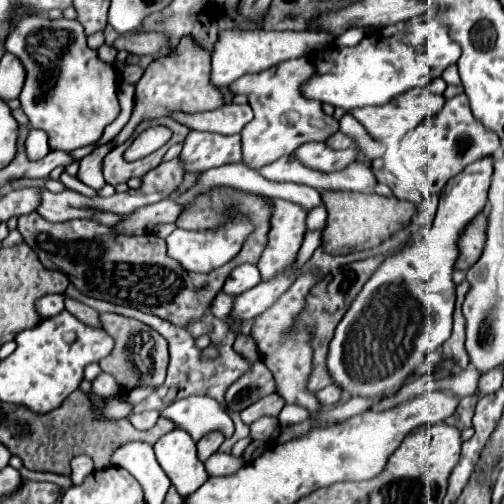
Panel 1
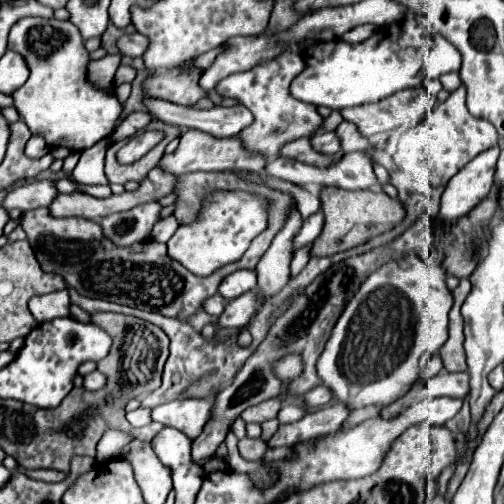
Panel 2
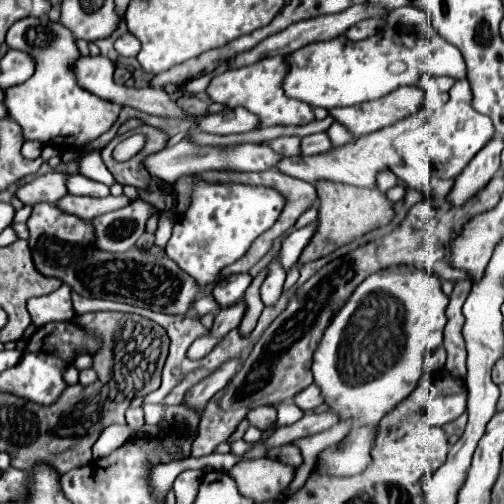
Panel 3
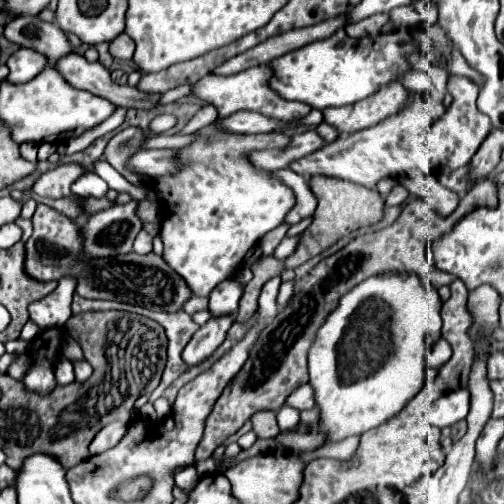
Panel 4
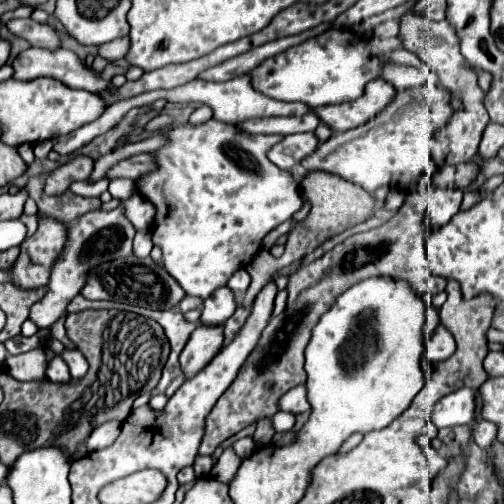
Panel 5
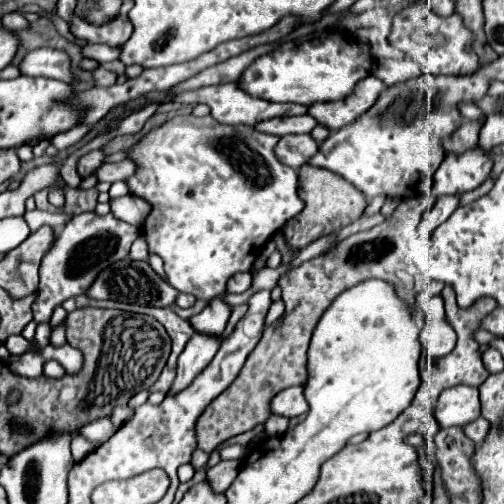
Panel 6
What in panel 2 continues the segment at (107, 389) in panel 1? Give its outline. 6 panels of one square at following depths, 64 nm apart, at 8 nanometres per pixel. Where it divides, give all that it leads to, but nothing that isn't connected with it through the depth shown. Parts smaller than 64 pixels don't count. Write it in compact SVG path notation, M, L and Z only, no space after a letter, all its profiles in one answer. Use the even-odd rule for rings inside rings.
M94 370L94 372L90 372L90 374L84 376L84 388L86 388L86 390L102 388L102 386L104 386L104 380L106 380L106 376L102 376L98 370Z

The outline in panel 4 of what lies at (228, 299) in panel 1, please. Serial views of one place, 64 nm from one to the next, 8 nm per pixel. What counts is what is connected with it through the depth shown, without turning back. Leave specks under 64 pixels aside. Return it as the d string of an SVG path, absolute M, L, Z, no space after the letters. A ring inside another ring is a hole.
M192 296L184 304L184 312L188 312L188 314L194 314L194 312L206 310L206 308L208 308L208 298L200 298L200 296Z

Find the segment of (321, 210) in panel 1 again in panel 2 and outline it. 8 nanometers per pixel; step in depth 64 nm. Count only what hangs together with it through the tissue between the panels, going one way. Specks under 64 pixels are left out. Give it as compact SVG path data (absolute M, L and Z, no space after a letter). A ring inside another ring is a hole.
M316 212L314 216L310 216L302 228L298 230L298 234L294 236L292 240L292 252L296 252L298 248L304 248L308 244L312 244L312 240L322 232L322 226L324 226L324 216L322 212Z

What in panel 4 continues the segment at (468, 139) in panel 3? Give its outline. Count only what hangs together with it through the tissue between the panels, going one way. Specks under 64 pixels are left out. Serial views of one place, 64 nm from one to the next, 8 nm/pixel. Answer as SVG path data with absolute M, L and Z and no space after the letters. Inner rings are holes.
M448 74L446 88L454 96L454 102L446 110L446 114L440 120L436 120L436 124L432 124L432 128L428 132L430 158L432 158L432 166L438 174L450 174L456 168L466 166L472 160L472 156L476 154L476 150L480 148L480 144L484 142L484 138L488 136L490 128L492 128L488 116L482 114L476 106L476 98L478 98L480 88L474 84L474 80L470 80L466 76Z

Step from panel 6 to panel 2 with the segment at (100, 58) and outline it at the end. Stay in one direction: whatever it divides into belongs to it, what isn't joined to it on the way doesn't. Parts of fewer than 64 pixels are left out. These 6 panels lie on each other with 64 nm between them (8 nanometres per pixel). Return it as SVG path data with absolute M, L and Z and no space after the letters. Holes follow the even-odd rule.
M132 32L118 38L116 46L124 56L142 56L144 48L148 48L148 40L144 40L144 36L140 36L138 32Z

